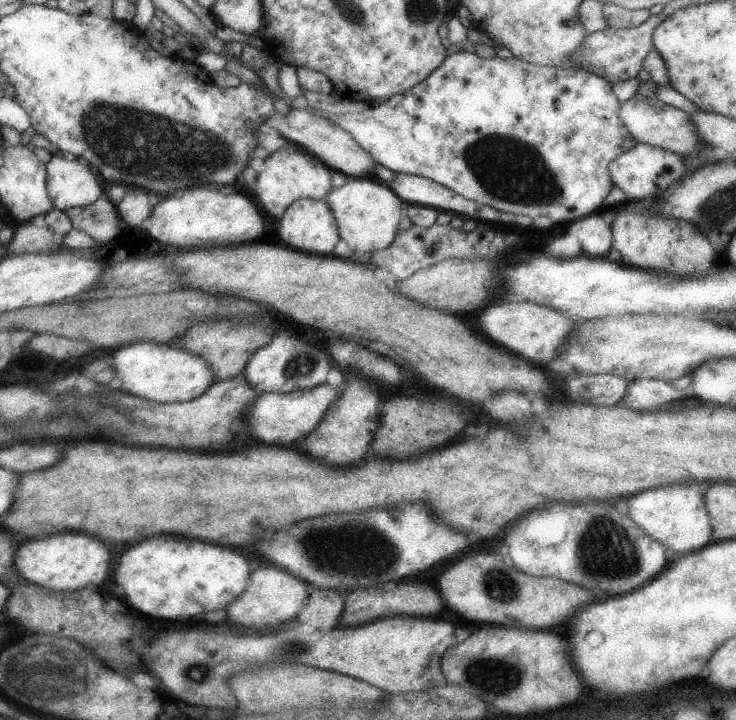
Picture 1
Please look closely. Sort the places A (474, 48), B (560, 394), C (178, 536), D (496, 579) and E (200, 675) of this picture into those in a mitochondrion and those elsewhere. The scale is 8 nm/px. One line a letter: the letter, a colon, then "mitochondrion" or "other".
A: other
B: other
C: other
D: mitochondrion
E: mitochondrion

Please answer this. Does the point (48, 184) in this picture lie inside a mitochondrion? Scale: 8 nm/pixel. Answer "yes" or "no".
no

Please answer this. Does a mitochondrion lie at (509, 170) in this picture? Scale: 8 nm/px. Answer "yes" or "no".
yes

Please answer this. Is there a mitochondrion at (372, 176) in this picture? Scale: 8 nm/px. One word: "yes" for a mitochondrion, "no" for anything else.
no

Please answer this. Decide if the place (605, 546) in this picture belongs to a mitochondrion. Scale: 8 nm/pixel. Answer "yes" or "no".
yes

